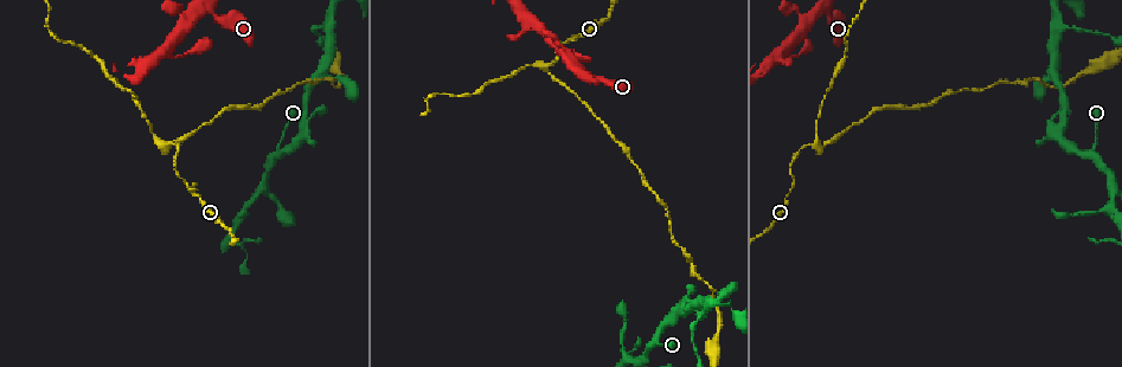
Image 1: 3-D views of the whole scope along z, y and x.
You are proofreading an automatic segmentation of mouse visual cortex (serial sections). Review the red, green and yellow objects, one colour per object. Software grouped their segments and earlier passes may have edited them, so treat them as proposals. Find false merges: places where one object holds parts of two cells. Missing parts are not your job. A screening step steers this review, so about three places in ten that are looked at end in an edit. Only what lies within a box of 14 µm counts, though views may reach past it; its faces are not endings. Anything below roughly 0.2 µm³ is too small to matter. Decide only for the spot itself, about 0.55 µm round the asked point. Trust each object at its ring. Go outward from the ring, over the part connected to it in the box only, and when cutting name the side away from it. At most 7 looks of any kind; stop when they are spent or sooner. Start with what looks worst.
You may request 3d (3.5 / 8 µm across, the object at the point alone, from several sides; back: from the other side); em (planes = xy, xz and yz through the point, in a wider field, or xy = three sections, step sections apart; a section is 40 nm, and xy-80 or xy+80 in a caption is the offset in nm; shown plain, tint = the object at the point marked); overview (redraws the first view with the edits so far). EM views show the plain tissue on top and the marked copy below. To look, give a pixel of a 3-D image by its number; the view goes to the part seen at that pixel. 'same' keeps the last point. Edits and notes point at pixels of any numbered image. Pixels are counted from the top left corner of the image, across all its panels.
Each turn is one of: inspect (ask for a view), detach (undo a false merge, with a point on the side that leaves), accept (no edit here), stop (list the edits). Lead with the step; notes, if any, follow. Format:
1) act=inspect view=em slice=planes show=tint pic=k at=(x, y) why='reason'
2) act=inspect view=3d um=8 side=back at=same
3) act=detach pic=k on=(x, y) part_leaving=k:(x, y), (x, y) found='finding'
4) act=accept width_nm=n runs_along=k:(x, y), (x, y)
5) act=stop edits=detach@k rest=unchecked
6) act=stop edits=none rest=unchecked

act=inspect view=3d um=3.5 pic=1 at=(817, 142) why='sudden change in width'

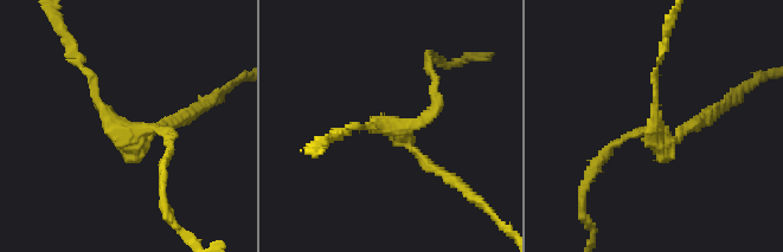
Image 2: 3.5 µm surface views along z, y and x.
act=inspect view=em slice=planes show=tint pic=2 at=(136, 133) arms=3 arm_widths_nm=100,100,150

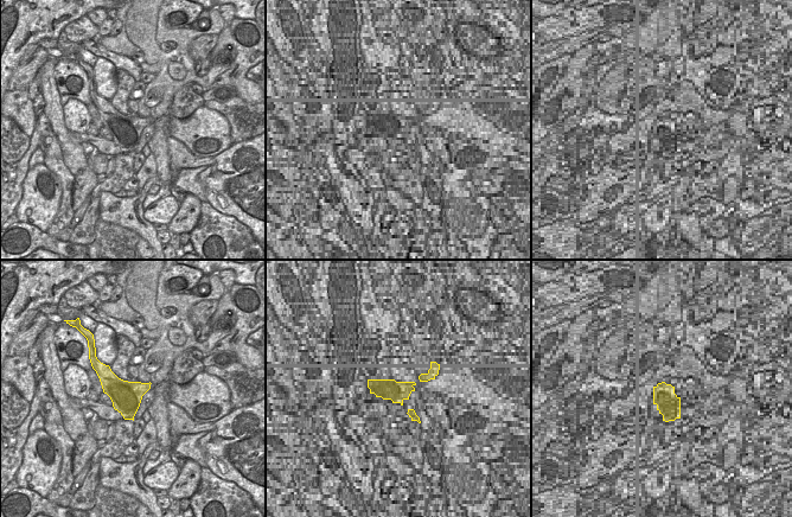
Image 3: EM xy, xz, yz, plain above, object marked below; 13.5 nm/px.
act=detach pic=2 on=(430, 168) found='two cells meet here'

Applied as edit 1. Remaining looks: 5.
act=inspect view=3d um=3.5 side=back pic=1 at=(1091, 151) why='branch point'

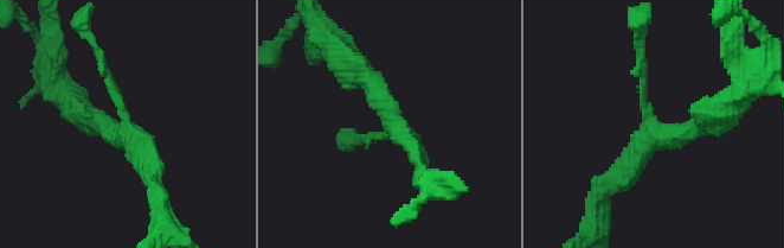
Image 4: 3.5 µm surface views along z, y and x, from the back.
act=inspect view=em slice=xy step=5 show=tint pic=4 at=(656, 128)

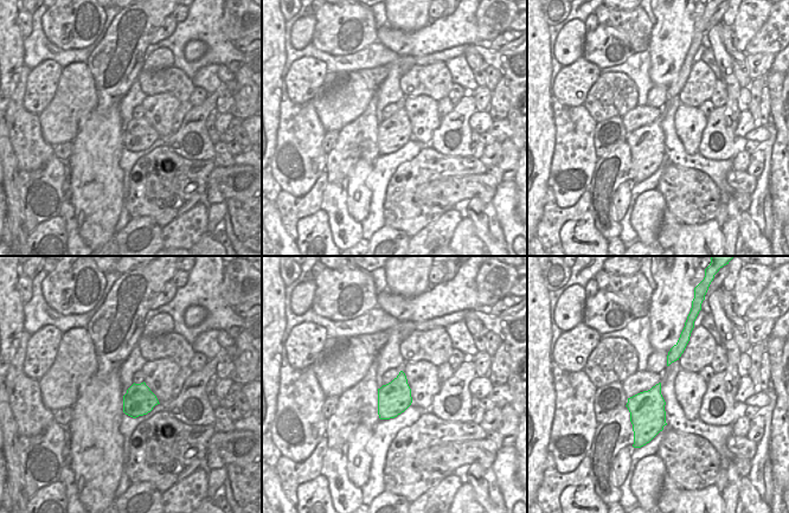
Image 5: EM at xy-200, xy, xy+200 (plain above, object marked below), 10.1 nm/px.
act=accept runs_along=4:(364, 139), (389, 133), (389, 108), (349, 63) found='continuous, no second cell'

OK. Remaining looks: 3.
act=inspect view=3d um=3.5 pic=1 at=(330, 27) why='two arms in line, one across'

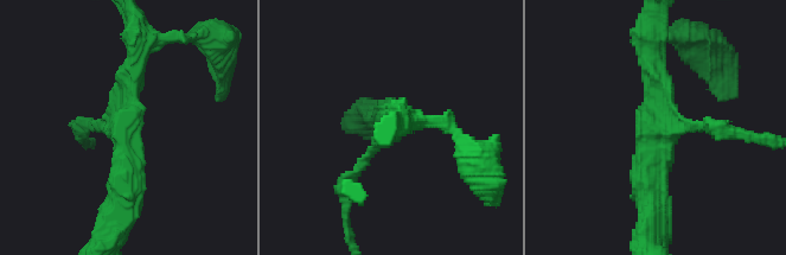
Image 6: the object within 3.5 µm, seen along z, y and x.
act=inspect view=em slice=xy step=2 show=tint pic=6 at=(654, 127) arms=3 arm_widths_nm=150,300,400

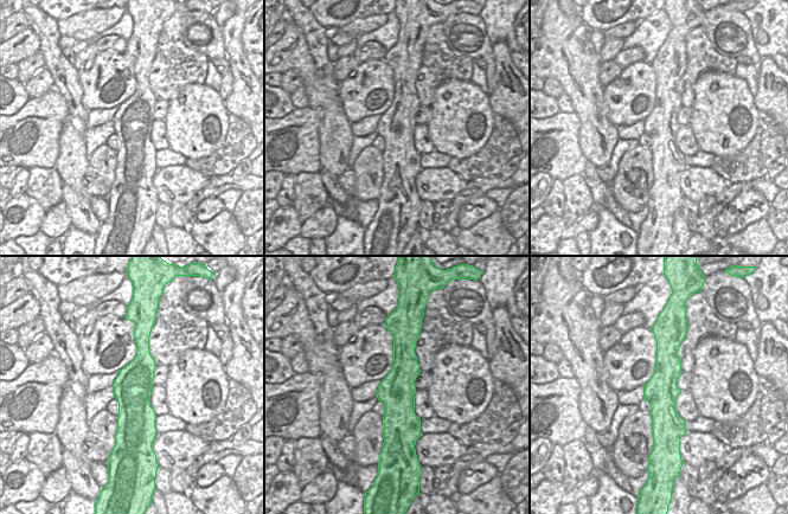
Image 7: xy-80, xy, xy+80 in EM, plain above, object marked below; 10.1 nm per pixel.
act=accept found='all the same cell'

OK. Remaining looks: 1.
act=stop edits=detach@2 rest=unchecked

